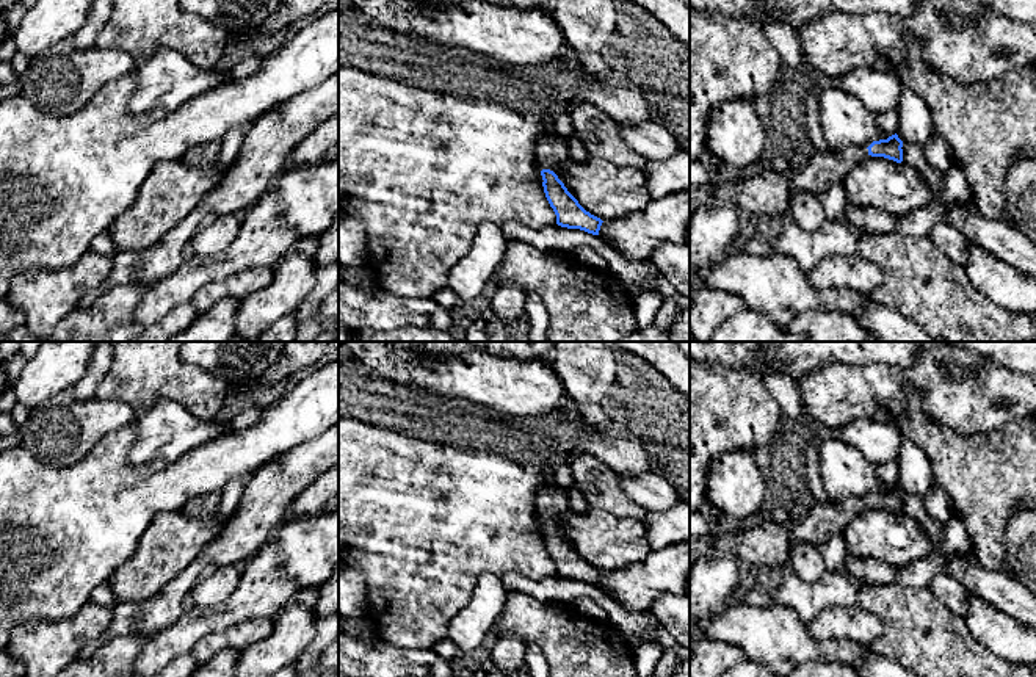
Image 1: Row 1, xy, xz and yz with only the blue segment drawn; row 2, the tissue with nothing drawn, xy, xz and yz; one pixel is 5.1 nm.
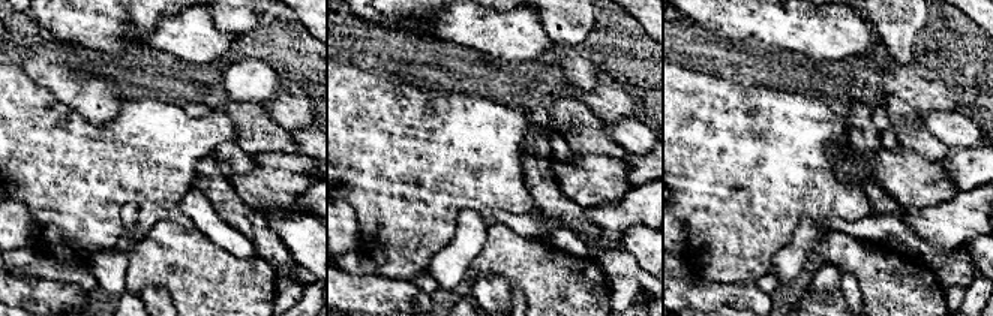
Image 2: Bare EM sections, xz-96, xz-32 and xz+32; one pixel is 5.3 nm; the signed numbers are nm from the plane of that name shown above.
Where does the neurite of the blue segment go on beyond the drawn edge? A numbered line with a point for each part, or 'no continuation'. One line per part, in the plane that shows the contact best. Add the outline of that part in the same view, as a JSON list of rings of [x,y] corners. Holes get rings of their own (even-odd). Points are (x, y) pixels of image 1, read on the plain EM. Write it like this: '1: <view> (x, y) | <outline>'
1: xz (552, 500) | [[[542,467],[538,472],[542,483],[542,489],[536,497],[536,509],[541,520],[553,520],[571,511],[567,491],[556,484],[553,469]]]

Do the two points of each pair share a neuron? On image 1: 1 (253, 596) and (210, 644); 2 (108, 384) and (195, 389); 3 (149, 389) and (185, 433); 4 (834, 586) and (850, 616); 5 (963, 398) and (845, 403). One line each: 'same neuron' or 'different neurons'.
1: different neurons
2: same neuron
3: different neurons
4: different neurons
5: same neuron

